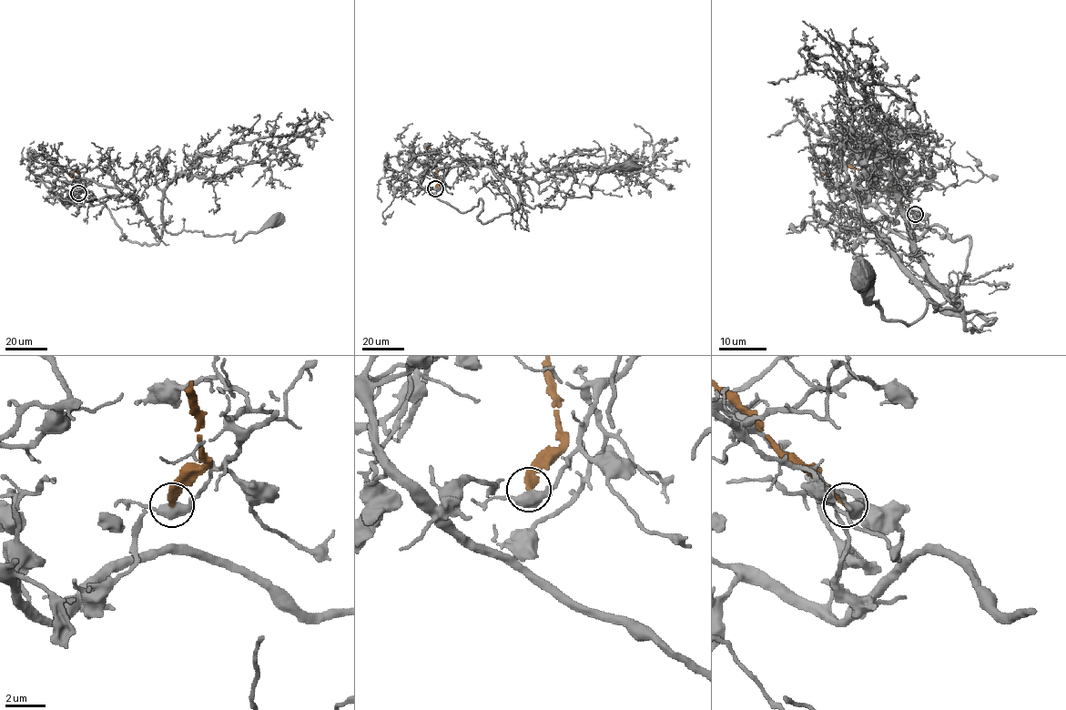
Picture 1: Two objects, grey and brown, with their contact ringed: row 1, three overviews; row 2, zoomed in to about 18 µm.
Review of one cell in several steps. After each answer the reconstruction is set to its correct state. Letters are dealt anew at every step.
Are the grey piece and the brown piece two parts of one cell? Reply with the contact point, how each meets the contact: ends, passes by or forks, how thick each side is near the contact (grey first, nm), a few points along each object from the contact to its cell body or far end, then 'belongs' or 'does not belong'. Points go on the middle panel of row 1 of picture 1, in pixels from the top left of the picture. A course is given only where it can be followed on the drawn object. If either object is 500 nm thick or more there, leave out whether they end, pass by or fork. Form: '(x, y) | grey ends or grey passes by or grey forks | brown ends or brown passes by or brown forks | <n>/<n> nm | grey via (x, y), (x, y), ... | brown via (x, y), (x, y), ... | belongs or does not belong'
(435, 188) | 500/320 nm | grey via (435, 188), (451, 168), (481, 164), (517, 207), (560, 208), (565, 197), (591, 197), (600, 174), (630, 167) | brown via (435, 188), (437, 166), (428, 147) | does not belong

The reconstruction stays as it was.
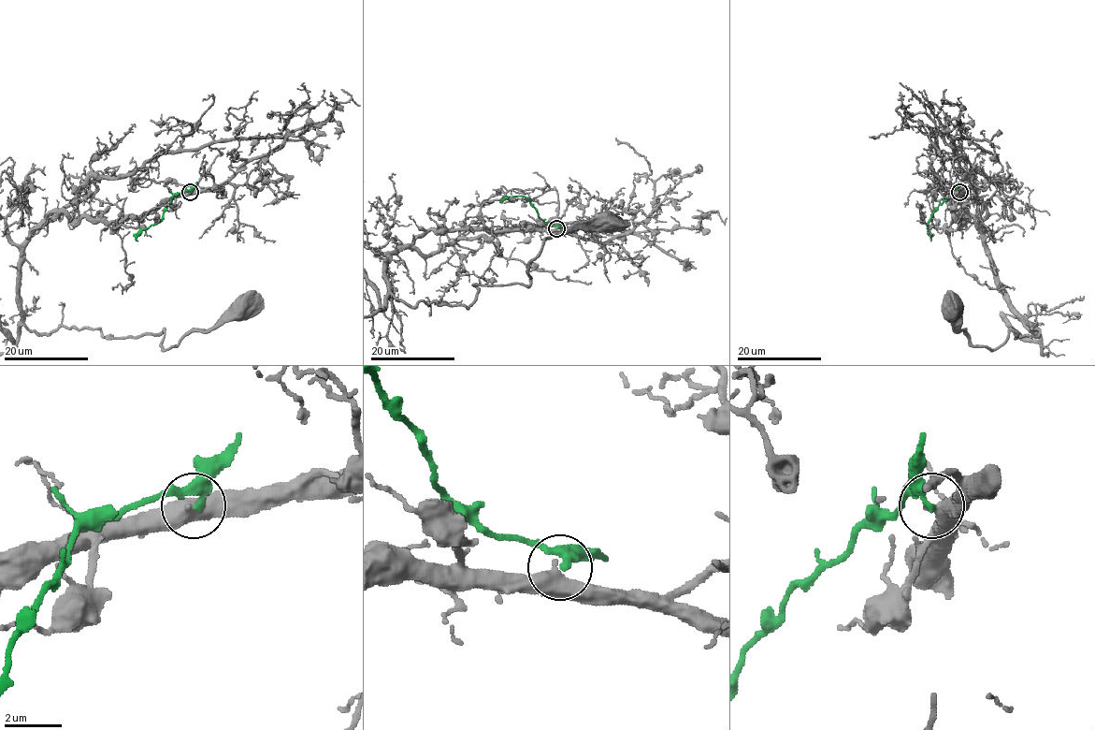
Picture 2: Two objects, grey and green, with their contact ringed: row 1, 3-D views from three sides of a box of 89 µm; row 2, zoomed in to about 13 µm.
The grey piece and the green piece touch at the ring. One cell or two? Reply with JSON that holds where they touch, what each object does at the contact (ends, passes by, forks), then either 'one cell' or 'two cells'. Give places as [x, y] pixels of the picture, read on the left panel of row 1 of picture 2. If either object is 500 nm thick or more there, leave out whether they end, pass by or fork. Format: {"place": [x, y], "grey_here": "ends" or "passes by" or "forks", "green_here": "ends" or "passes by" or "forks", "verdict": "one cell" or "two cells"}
{"place": [190, 192], "grey_here": "passes by", "green_here": "passes by", "verdict": "two cells"}

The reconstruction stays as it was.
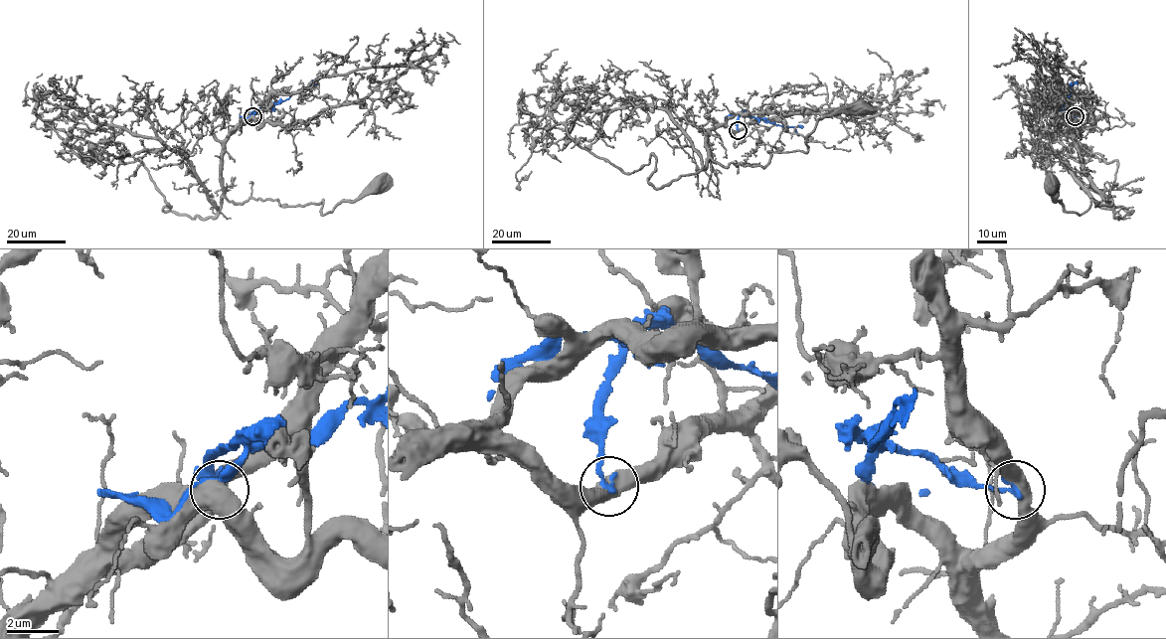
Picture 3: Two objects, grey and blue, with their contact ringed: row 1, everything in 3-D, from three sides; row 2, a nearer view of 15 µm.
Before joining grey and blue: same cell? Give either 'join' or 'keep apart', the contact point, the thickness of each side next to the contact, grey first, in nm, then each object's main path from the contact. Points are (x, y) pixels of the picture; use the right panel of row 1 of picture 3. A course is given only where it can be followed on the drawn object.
keep apart | (1075, 116) | 550/220 nm | grey via (1075, 116), (1071, 131), (1082, 168), (1090, 186), (1111, 202), (1091, 202), (1080, 214), (1067, 212), (1054, 185) | blue via (1075, 116), (1059, 110), (1071, 86), (1080, 79)

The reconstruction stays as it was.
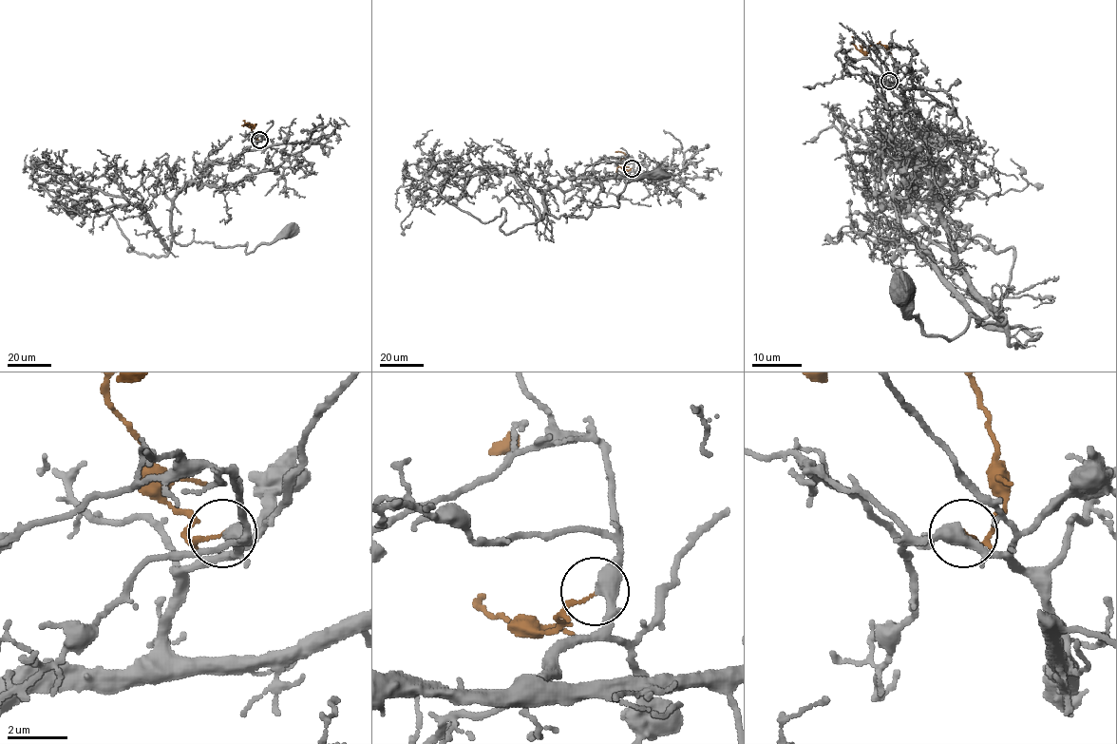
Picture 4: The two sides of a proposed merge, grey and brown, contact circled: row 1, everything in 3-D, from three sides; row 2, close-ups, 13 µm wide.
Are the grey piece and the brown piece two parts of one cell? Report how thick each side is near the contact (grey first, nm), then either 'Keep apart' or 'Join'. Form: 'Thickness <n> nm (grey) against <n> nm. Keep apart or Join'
Thickness 400 nm (grey) against 100 nm. Join

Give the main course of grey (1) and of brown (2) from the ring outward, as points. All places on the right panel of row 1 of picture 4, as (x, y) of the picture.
1: (889, 81), (943, 176), (934, 199), (955, 261), (1004, 320), (928, 335), (905, 290)
2: (889, 81), (897, 75), (890, 52), (877, 44), (859, 49), (853, 45), (851, 36)

